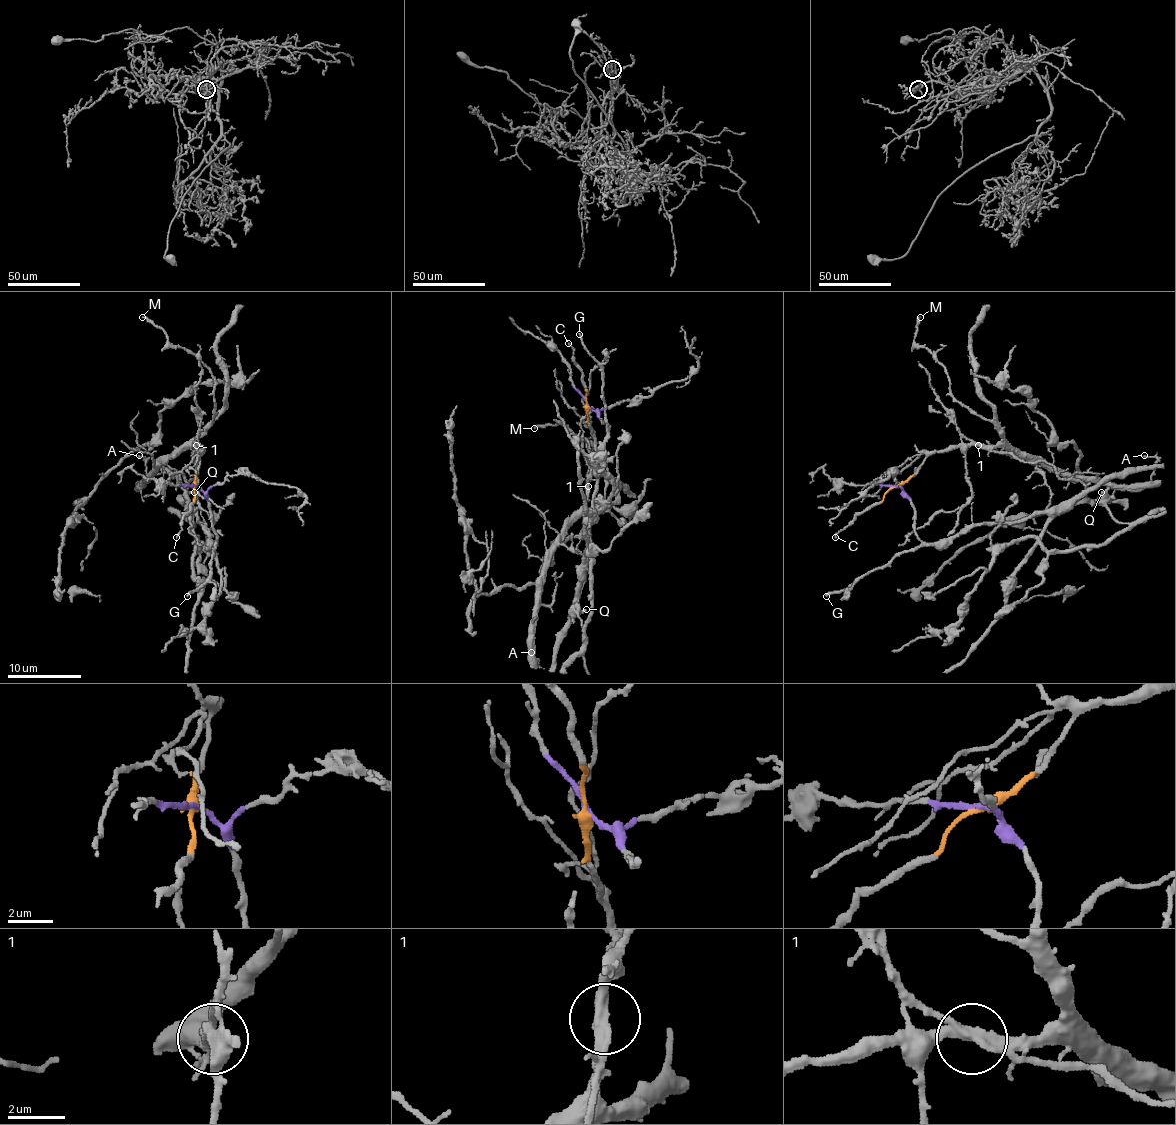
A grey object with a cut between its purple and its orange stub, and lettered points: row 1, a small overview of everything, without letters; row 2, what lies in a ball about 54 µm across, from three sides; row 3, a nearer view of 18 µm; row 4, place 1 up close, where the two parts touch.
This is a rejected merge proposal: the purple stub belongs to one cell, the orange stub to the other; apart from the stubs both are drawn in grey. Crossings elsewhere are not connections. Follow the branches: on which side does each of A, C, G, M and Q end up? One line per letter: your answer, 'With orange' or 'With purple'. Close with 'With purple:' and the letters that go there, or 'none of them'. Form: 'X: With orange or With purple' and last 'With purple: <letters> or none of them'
A: With orange
C: With orange
G: With purple
M: With orange
Q: With purple
With purple: G, Q

